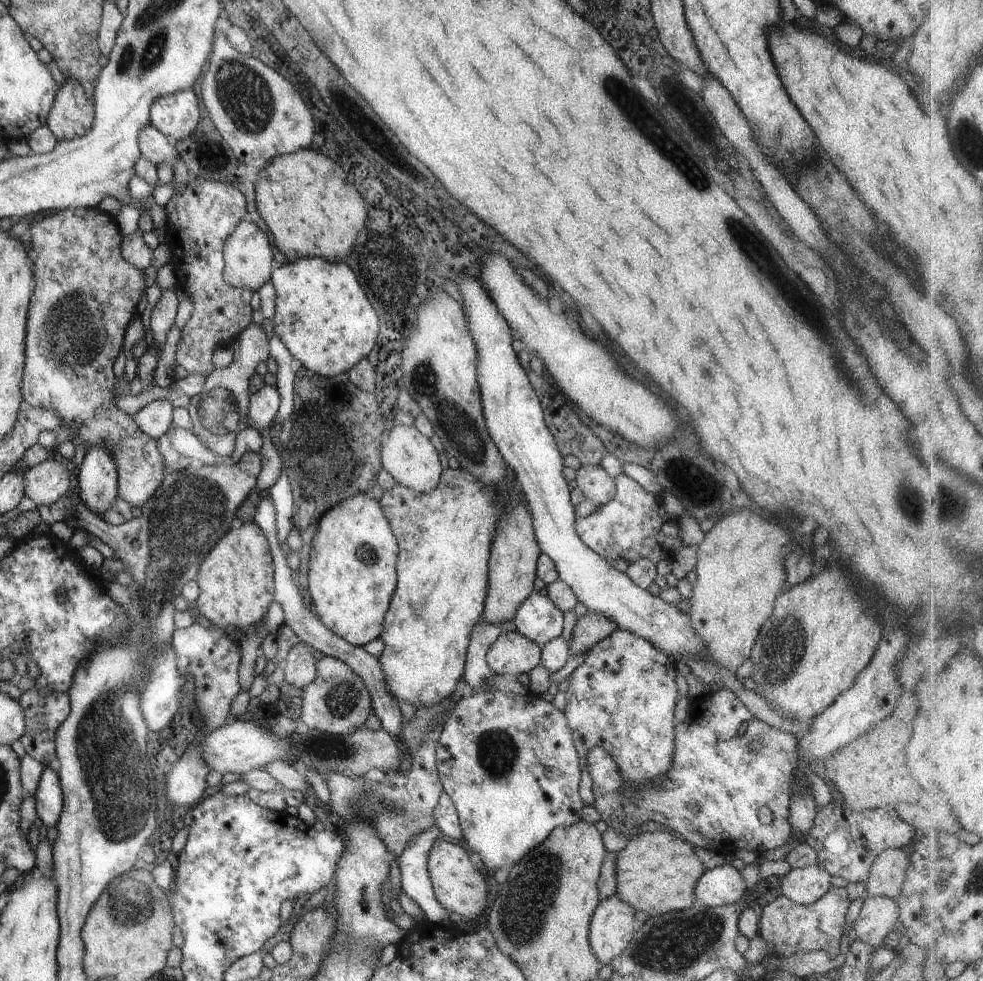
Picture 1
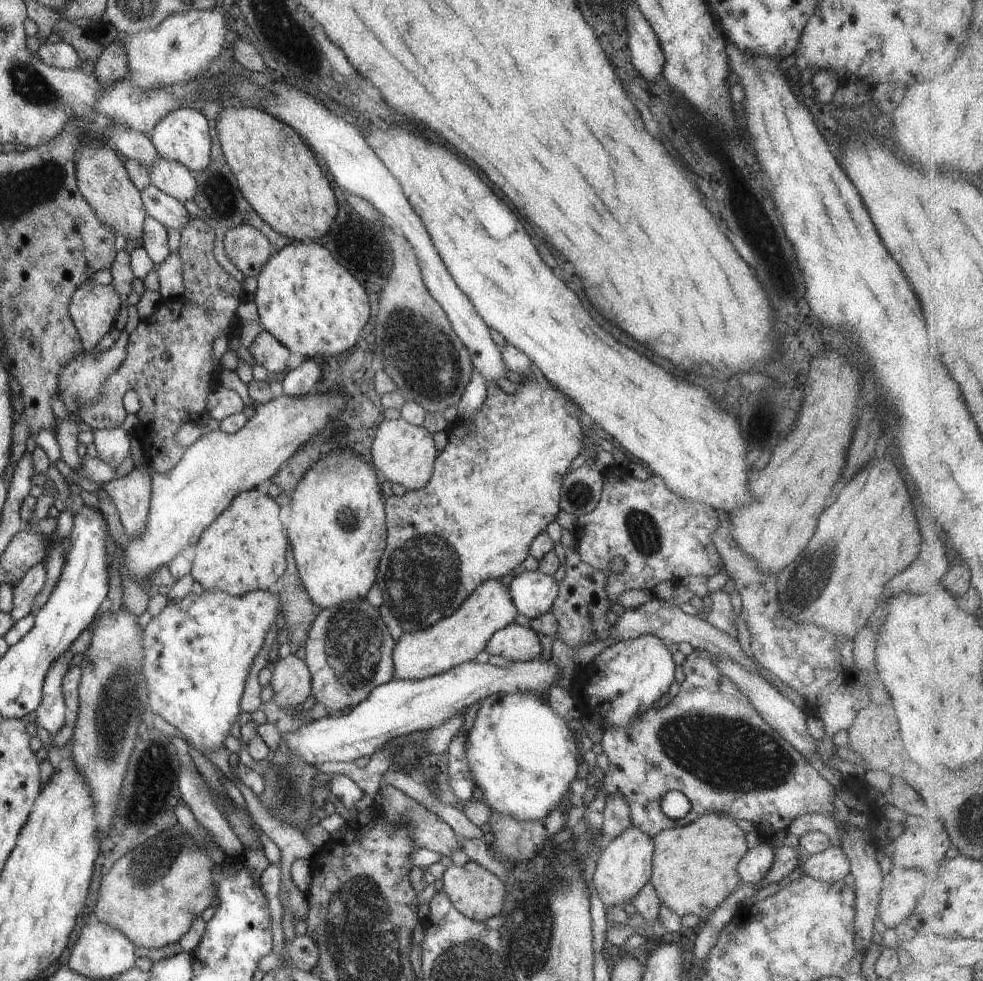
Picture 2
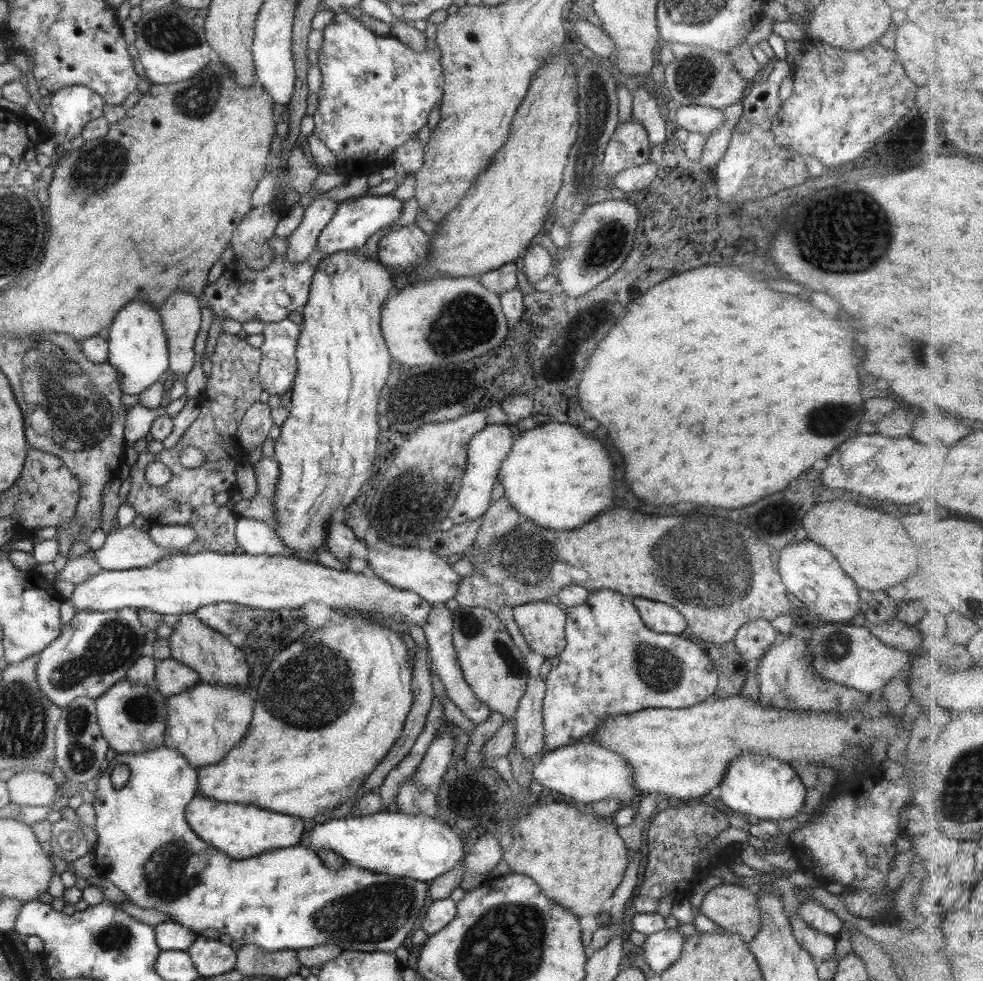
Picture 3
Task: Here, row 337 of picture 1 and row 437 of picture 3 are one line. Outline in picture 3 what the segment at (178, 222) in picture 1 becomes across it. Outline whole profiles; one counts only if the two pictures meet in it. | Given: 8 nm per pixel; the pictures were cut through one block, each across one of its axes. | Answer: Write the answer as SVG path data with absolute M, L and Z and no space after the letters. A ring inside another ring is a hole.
M221 331L216 349L211 356L212 374L199 398L201 412L180 437L172 449L163 449L159 454L142 451L130 470L130 490L126 502L136 509L137 515L159 525L190 526L197 538L180 550L186 554L202 551L232 554L237 547L235 526L238 519L233 511L214 501L218 492L232 491L236 487L236 466L247 458L238 445L238 426L244 413L260 400L263 388L259 382L260 349L252 347L246 339ZM188 446L199 448L204 453L204 465L188 469L180 463L180 452ZM150 462L162 462L172 472L166 486L155 487L145 484L143 471Z

